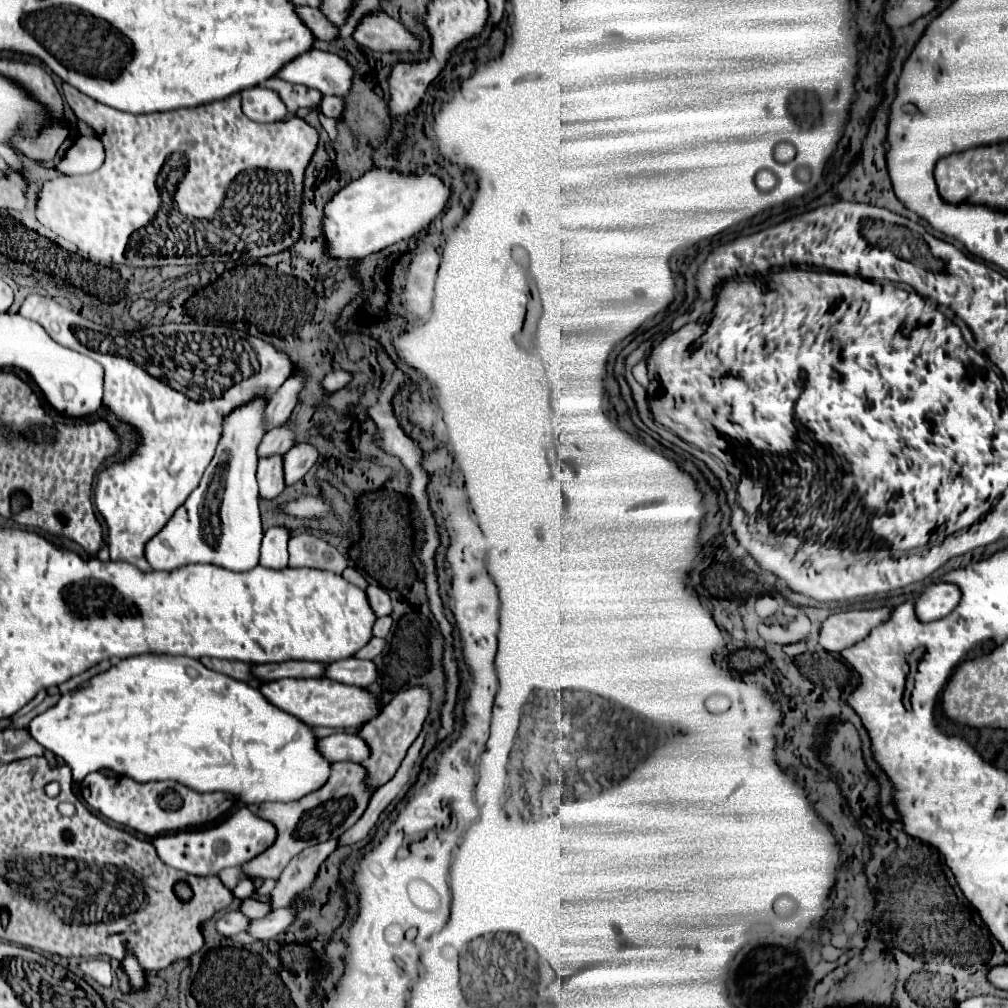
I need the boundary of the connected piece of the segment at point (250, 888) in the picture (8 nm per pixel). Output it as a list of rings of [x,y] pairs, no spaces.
[[[246,878],[246,880],[240,880],[238,886],[234,888],[234,896],[240,898],[240,900],[246,900],[246,898],[252,898],[256,892],[256,886],[254,886],[254,880],[252,878]]]

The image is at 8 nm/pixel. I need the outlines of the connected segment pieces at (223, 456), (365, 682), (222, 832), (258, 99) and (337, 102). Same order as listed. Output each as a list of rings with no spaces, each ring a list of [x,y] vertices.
[[[254,396],[224,416],[222,438],[200,486],[176,510],[168,526],[148,542],[146,558],[156,570],[176,570],[188,564],[216,564],[228,570],[252,570],[260,562],[262,520],[258,506],[258,446],[266,436],[268,398]]]
[[[346,658],[328,664],[326,678],[332,678],[336,682],[352,684],[352,686],[370,686],[378,680],[380,670],[372,660],[360,660],[360,658]]]
[[[246,806],[236,810],[228,822],[208,828],[208,830],[188,830],[188,832],[178,832],[178,834],[164,834],[156,836],[152,844],[156,846],[158,856],[168,864],[174,866],[176,870],[184,870],[188,874],[196,876],[212,876],[218,874],[224,868],[230,866],[242,866],[268,850],[276,842],[278,830],[272,822],[256,816],[250,812]]]
[[[260,86],[242,92],[242,110],[254,122],[276,122],[286,120],[288,116],[282,98],[274,90]]]
[[[324,96],[322,100],[322,112],[332,118],[340,118],[344,114],[344,98],[338,96]]]

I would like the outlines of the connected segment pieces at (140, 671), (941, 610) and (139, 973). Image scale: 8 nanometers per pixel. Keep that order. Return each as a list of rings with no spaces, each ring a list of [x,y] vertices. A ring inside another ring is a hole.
[[[188,656],[124,658],[78,690],[62,694],[56,706],[30,722],[28,732],[48,752],[64,758],[74,782],[82,782],[90,772],[110,768],[136,782],[176,780],[196,792],[230,792],[246,806],[300,800],[312,790],[320,790],[332,774],[332,762],[320,752],[320,738],[310,724],[268,702],[258,688],[210,670]]]
[[[938,582],[932,584],[918,600],[916,600],[916,612],[918,618],[924,622],[932,622],[936,618],[948,616],[960,602],[962,592],[956,584],[950,582]]]
[[[124,970],[130,978],[130,986],[134,992],[140,992],[140,990],[146,990],[148,986],[148,978],[146,978],[146,970]]]

